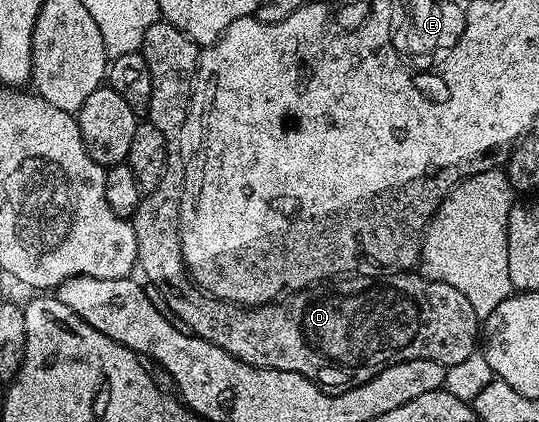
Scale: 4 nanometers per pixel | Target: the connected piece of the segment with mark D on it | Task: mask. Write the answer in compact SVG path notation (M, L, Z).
M160 18L154 20L145 30L141 51L145 66L149 66L149 78L153 78L153 98L149 98L146 119L153 126L157 126L157 130L161 130L161 138L165 138L167 165L165 174L161 174L161 182L157 182L155 189L140 199L137 210L129 219L133 234L137 234L137 268L140 273L143 271L142 279L150 285L153 292L155 287L154 295L161 304L163 299L162 307L186 331L193 336L200 336L205 342L213 342L213 346L221 346L221 350L233 354L233 358L245 362L250 368L301 374L324 390L361 386L369 382L369 378L381 374L381 370L401 362L432 360L450 366L465 362L476 355L481 344L481 318L475 313L473 306L469 306L469 298L465 298L461 290L453 290L453 286L445 282L429 280L411 270L387 270L382 273L384 276L348 275L346 278L313 284L300 292L284 295L270 304L254 306L231 304L227 300L217 299L210 292L204 292L192 280L183 260L179 225L187 173L185 129L187 117L191 115L195 71L199 68L201 48L193 42L193 38L189 38L189 34L177 30L177 26Z

